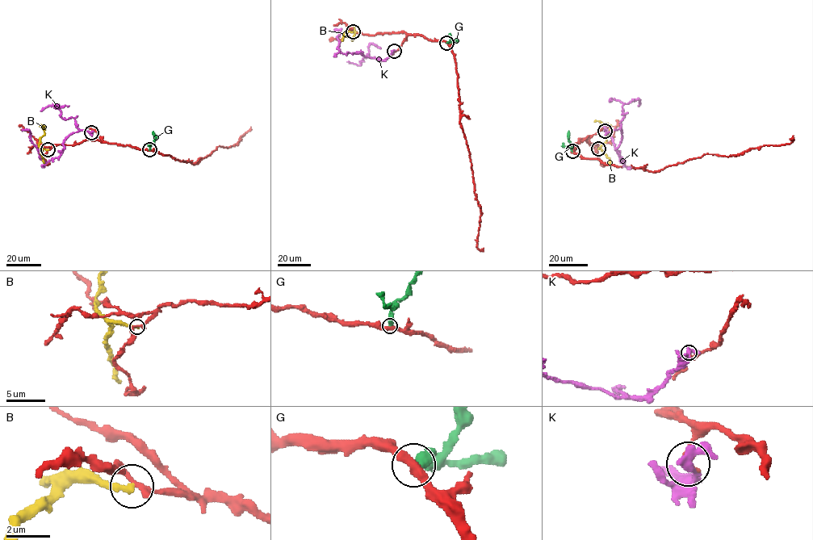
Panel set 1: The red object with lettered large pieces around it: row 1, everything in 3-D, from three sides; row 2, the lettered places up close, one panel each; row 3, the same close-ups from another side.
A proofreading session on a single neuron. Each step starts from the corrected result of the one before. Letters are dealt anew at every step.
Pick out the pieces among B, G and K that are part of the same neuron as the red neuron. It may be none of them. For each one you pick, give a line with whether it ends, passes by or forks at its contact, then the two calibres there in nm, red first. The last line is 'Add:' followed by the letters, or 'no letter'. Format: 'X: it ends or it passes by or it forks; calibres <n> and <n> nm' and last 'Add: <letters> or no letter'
Add: no letter

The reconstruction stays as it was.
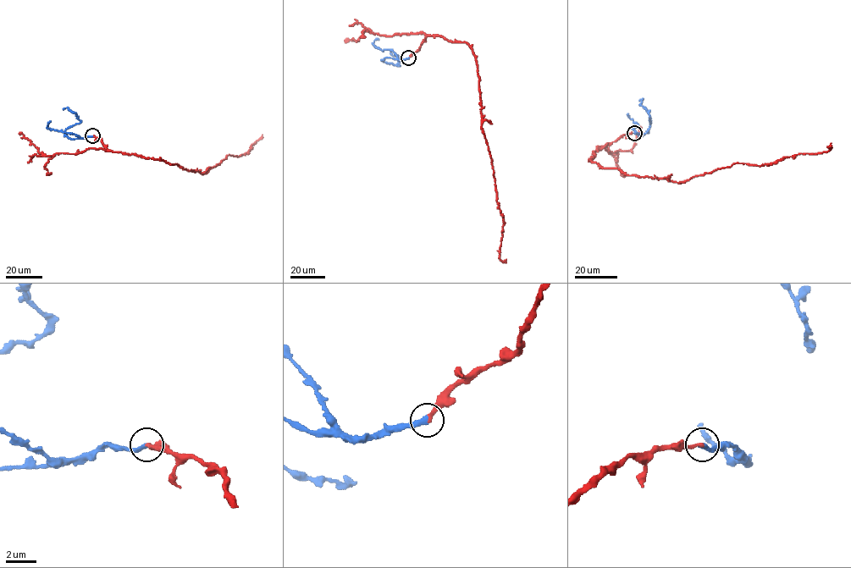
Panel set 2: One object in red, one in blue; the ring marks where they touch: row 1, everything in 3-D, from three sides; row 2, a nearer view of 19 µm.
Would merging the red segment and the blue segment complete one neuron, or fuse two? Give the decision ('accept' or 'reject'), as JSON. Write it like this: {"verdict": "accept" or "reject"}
{"verdict": "accept"}

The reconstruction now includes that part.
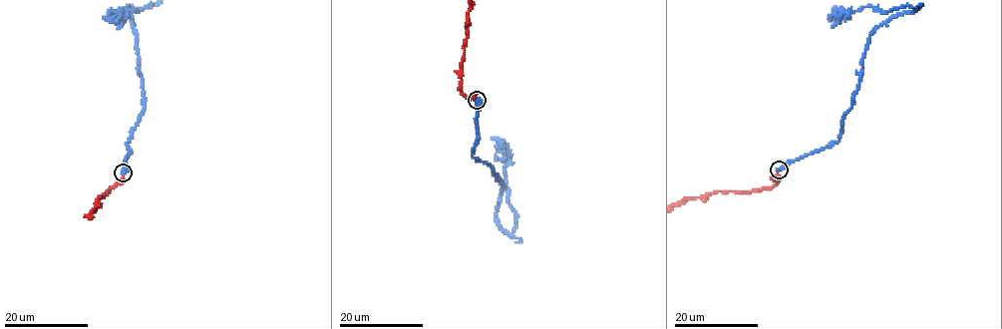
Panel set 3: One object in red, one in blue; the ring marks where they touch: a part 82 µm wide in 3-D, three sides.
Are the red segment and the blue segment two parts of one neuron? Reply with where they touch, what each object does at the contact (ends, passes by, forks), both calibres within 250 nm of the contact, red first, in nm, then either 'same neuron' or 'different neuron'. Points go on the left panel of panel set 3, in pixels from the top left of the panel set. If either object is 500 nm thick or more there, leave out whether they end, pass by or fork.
(123, 172) | red ends | blue ends | 220/460 nm | same neuron

